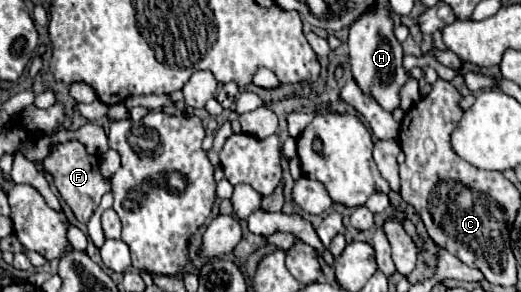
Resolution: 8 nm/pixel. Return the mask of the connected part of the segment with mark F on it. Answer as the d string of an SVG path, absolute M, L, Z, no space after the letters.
M68 141L68 143L60 143L44 159L44 165L46 165L46 173L50 173L56 189L60 191L62 199L74 211L76 219L80 223L88 223L88 219L98 209L102 195L106 191L110 191L110 181L104 179L102 173L100 173L100 159L96 155L90 155L80 141Z

